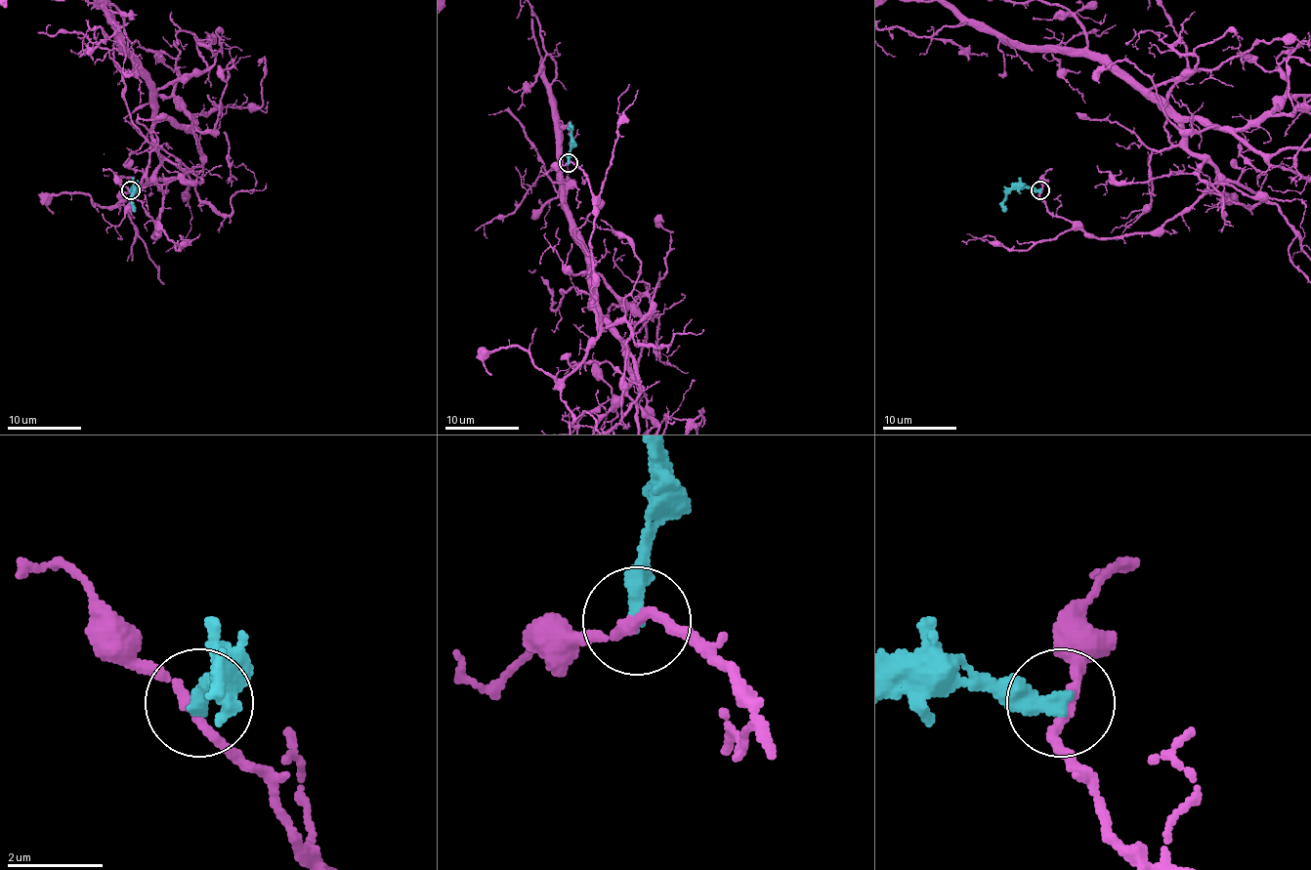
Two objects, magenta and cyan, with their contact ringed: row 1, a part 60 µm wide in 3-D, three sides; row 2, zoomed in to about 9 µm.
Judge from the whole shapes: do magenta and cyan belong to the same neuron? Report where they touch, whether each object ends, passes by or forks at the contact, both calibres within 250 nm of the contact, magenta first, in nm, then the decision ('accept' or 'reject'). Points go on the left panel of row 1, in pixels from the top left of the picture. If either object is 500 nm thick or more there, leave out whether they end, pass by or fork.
at (131, 190); magenta passes by; cyan ends there; 200 nm thick on the magenta side, 360 nm on the other; reject

